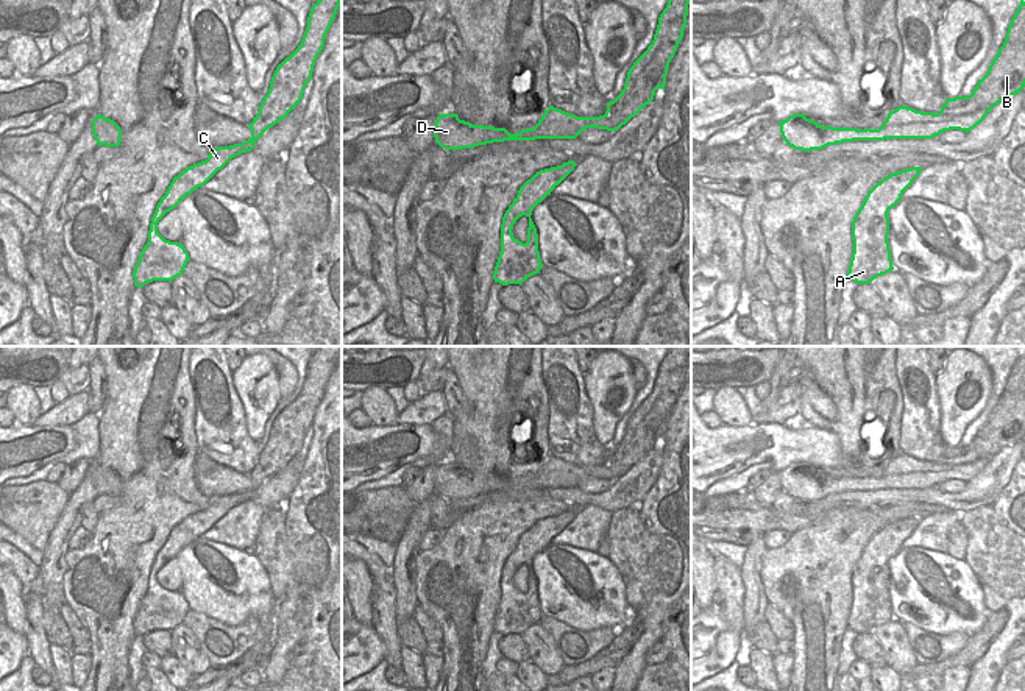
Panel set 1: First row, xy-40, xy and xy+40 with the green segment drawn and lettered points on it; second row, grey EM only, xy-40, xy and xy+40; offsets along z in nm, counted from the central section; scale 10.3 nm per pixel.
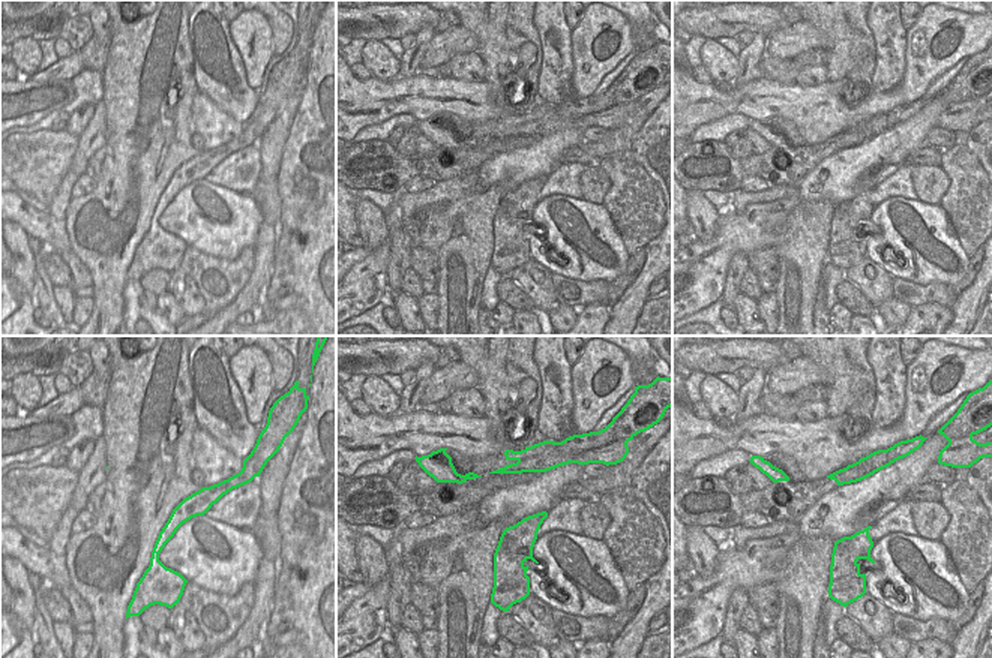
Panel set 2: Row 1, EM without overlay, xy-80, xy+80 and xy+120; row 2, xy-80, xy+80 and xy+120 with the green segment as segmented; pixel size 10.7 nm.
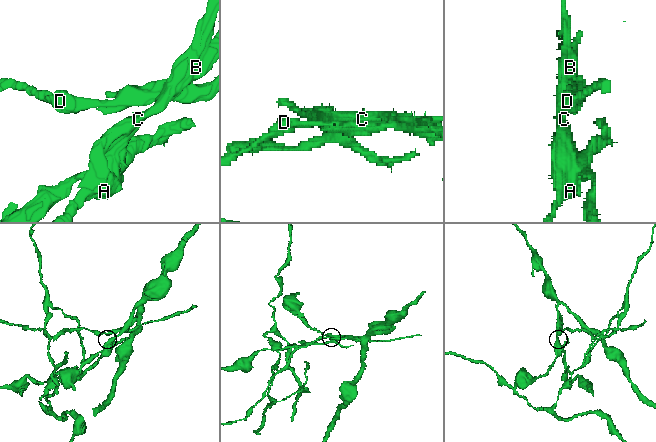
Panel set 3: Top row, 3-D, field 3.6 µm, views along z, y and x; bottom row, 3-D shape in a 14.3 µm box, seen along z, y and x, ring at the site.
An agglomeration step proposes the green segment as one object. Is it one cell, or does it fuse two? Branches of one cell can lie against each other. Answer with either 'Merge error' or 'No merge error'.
Merge error

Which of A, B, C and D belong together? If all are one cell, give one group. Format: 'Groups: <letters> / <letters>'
Groups: A B C / D

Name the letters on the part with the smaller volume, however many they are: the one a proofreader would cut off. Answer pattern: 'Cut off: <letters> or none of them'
Cut off: D

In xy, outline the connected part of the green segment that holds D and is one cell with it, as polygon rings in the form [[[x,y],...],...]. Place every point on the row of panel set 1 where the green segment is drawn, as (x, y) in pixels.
[[[549,106],[534,128],[510,134],[505,128],[473,125],[457,114],[440,114],[434,137],[445,150],[462,150],[504,140],[576,139],[587,128],[616,131],[629,117],[577,117]]]

